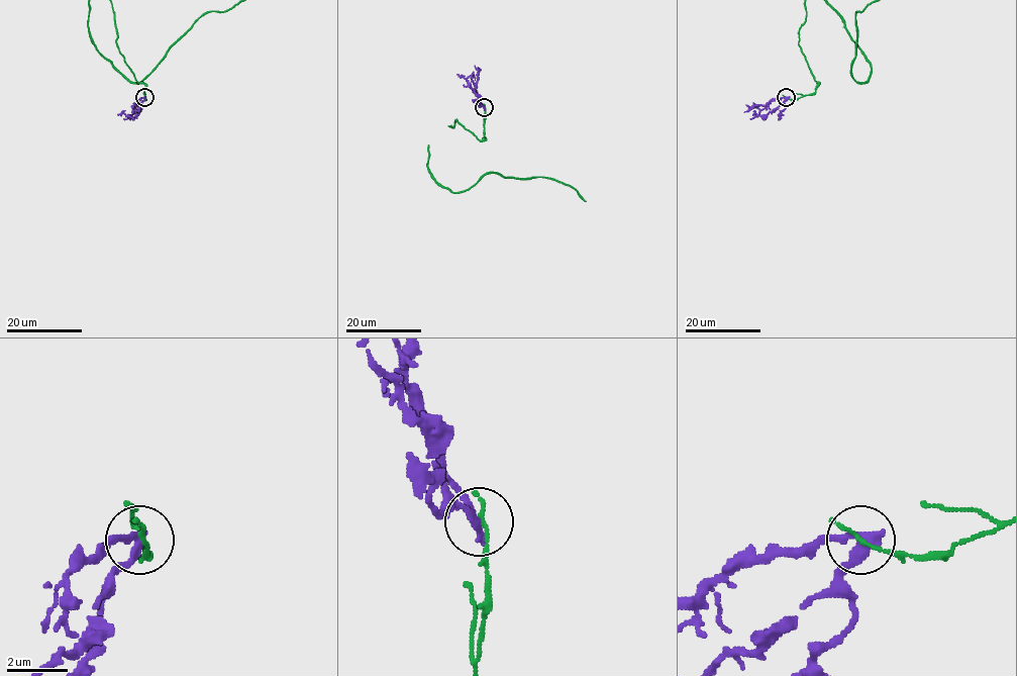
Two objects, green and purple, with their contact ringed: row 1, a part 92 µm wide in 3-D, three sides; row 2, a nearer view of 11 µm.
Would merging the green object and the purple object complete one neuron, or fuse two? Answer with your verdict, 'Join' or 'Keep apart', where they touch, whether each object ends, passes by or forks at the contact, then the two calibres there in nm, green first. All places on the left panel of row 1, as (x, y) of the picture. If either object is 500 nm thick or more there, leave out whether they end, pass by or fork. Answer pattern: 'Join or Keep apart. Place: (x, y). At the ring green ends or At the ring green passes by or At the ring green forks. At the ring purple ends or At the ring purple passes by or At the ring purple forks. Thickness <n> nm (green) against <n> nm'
Keep apart. Place: (144, 97). At the ring green passes by. At the ring purple passes by. Thickness 90 nm (green) against 240 nm

